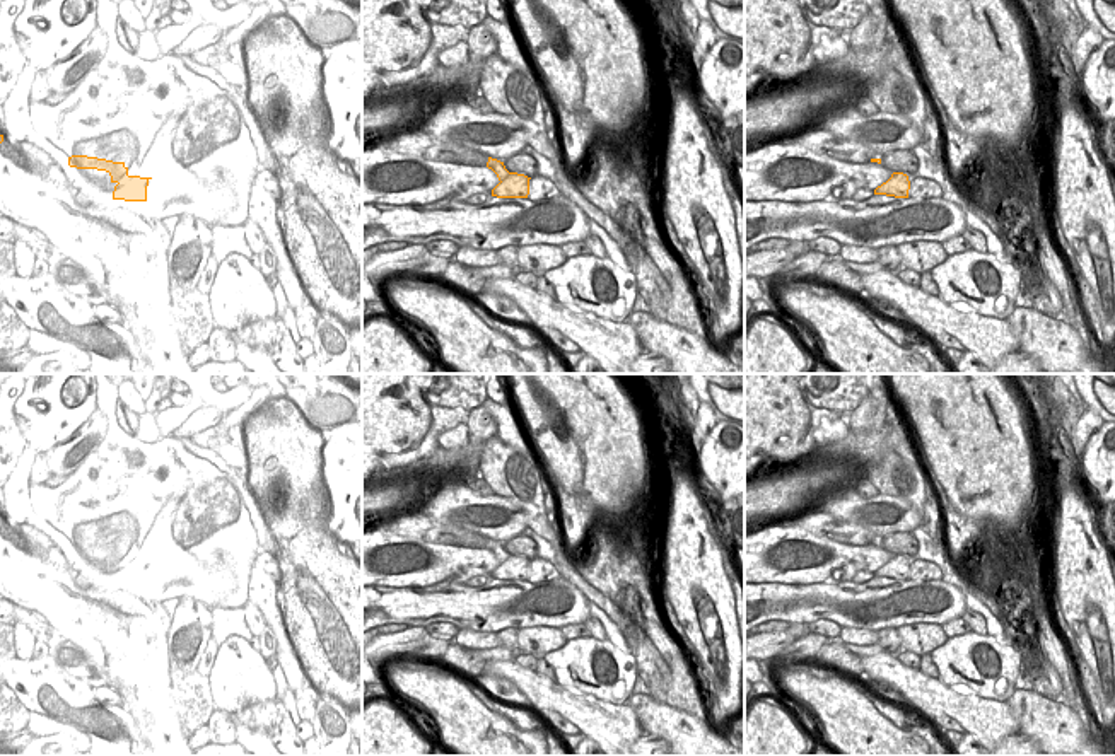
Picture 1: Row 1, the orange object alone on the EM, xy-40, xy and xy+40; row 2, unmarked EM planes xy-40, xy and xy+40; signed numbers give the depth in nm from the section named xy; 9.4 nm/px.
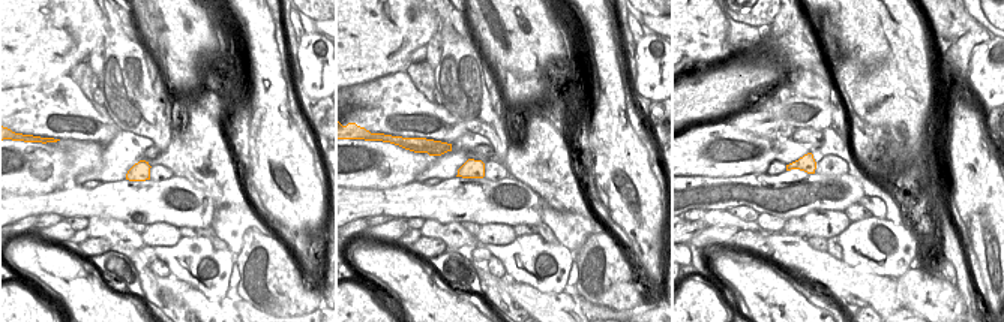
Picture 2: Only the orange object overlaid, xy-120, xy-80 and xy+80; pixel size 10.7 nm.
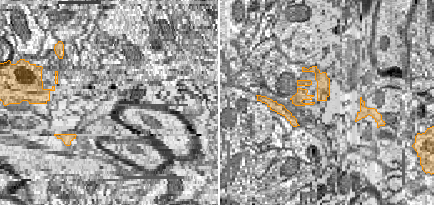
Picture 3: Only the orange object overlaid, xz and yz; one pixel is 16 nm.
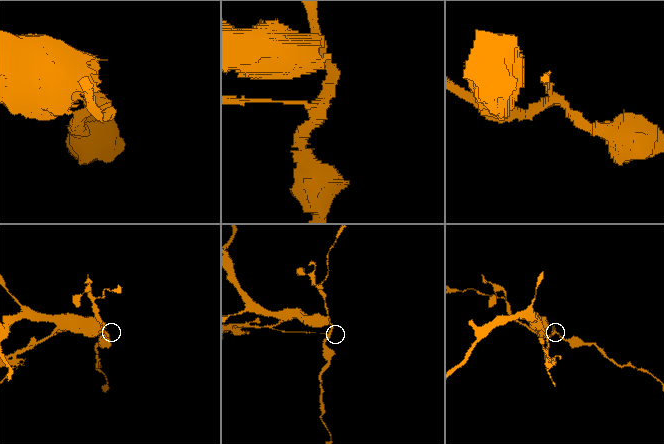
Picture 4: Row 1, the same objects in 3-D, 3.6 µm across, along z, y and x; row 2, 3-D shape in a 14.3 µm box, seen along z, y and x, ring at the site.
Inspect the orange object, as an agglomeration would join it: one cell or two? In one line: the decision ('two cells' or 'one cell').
two cells

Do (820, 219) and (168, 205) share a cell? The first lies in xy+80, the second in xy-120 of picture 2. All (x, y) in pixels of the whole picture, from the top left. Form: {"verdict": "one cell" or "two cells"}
{"verdict": "two cells"}

